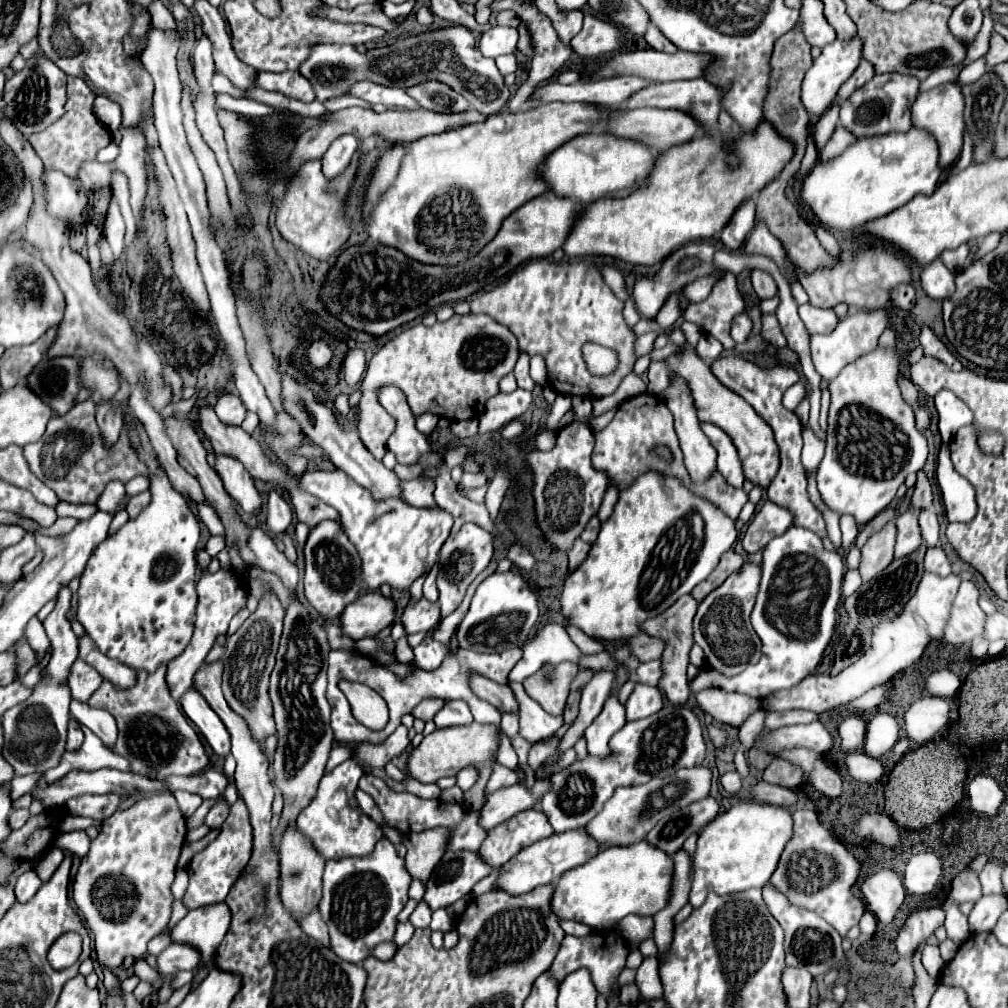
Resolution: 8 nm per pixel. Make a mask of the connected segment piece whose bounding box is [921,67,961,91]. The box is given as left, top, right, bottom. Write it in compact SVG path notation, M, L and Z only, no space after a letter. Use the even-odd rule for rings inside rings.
M941 67L941 69L935 69L923 83L921 83L921 91L929 91L941 83L947 83L947 81L955 81L957 73L961 71L961 67Z

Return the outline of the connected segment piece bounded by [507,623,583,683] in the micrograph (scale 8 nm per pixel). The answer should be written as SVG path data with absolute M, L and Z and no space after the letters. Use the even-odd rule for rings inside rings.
M549 623L537 637L531 637L529 643L525 643L523 657L511 669L507 679L511 683L521 683L547 661L551 663L573 661L575 665L579 665L581 655L583 655L581 649L571 641L567 629L559 623Z

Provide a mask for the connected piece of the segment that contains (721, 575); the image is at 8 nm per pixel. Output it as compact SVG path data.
M729 549L729 551L721 557L721 561L719 561L719 565L713 569L713 573L711 573L703 583L699 583L699 585L695 587L693 597L695 597L697 601L705 599L711 591L715 591L715 589L717 589L731 573L735 573L741 565L743 565L743 555L739 555L739 553L735 553L733 549Z

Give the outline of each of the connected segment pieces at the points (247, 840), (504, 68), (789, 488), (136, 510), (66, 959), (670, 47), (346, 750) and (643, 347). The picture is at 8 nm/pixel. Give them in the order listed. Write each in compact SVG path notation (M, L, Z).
M239 799L237 803L231 805L231 813L221 827L219 837L215 841L211 841L203 851L199 851L187 865L189 887L183 897L183 903L189 911L225 899L225 895L231 891L233 883L241 877L243 869L247 867L247 863L251 859L251 841L253 841L253 837L251 837L249 813L247 813L245 803Z
M503 55L497 59L497 67L501 71L501 75L507 75L507 73L513 73L517 69L517 59L515 55Z
M729 354L719 357L717 361L711 363L711 371L713 375L731 391L739 393L755 411L757 415L763 417L763 421L773 429L775 433L775 443L779 447L779 457L781 457L781 467L779 473L775 475L775 479L771 481L771 485L767 487L767 495L769 501L777 503L779 507L785 507L793 513L793 525L795 527L805 527L811 529L813 533L817 533L819 537L825 537L825 521L821 517L821 513L815 509L815 505L809 501L807 495L807 471L801 463L801 449L803 449L803 441L801 441L801 421L795 413L787 411L781 405L783 393L799 381L799 375L785 365L775 365L771 369L761 369L757 367L753 361L749 361L745 357L738 354Z
M145 491L145 493L137 495L137 497L131 497L129 503L127 503L129 519L135 519L135 517L137 517L149 503L151 503L151 493L149 493L149 491Z
M63 933L49 949L49 963L53 969L71 967L81 955L81 937L77 933Z
M649 25L649 29L645 31L645 41L647 41L653 49L663 51L663 53L677 53L677 51L679 51L655 25Z
M337 745L337 747L333 747L331 749L331 761L327 761L327 771L333 769L333 767L337 767L339 763L343 763L347 759L353 759L353 755L355 755L355 749L349 747L349 745Z
M648 332L637 336L635 341L635 354L637 358L648 354L652 350L656 337L657 333L655 332Z

